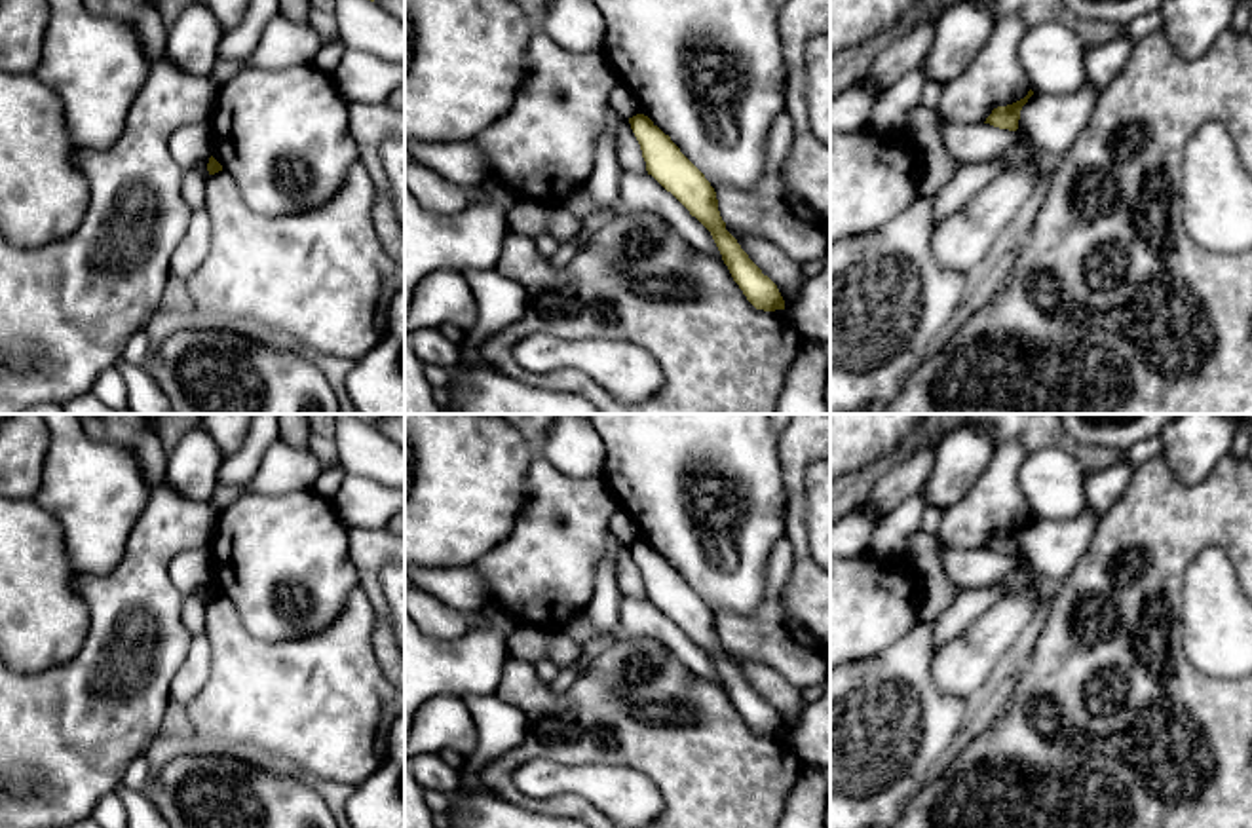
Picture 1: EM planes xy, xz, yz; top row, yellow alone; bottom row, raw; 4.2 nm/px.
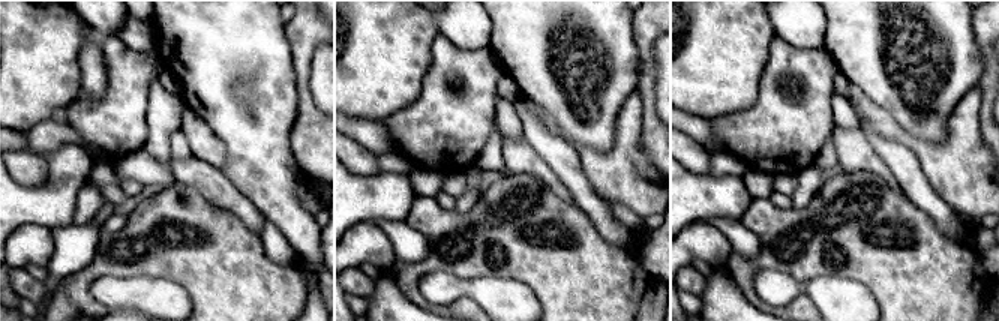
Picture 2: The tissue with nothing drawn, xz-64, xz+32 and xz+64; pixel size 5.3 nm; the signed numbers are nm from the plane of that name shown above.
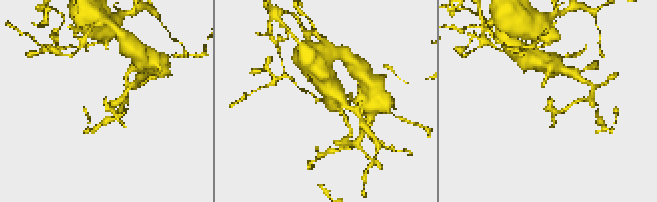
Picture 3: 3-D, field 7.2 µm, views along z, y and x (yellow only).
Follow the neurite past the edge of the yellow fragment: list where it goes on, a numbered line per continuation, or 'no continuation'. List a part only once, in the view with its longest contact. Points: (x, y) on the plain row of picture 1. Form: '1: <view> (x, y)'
no continuation

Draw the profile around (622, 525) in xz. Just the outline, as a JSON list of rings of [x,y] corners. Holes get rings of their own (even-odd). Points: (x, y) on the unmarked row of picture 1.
[[[617,507],[617,511],[610,517],[608,528],[619,543],[629,545],[640,539],[640,528],[636,520],[621,507]]]

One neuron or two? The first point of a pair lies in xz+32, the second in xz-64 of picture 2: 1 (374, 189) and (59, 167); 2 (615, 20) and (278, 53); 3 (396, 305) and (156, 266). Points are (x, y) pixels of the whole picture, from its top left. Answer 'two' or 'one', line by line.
1: one
2: one
3: two

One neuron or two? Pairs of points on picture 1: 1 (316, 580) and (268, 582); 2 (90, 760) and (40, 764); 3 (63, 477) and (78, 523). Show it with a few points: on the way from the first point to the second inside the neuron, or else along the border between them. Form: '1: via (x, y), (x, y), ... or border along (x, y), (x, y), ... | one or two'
1: via (304, 578), (280, 578) | one
2: via (78, 760), (52, 760) | one
3: via (75, 489), (78, 492), (78, 511) | one

